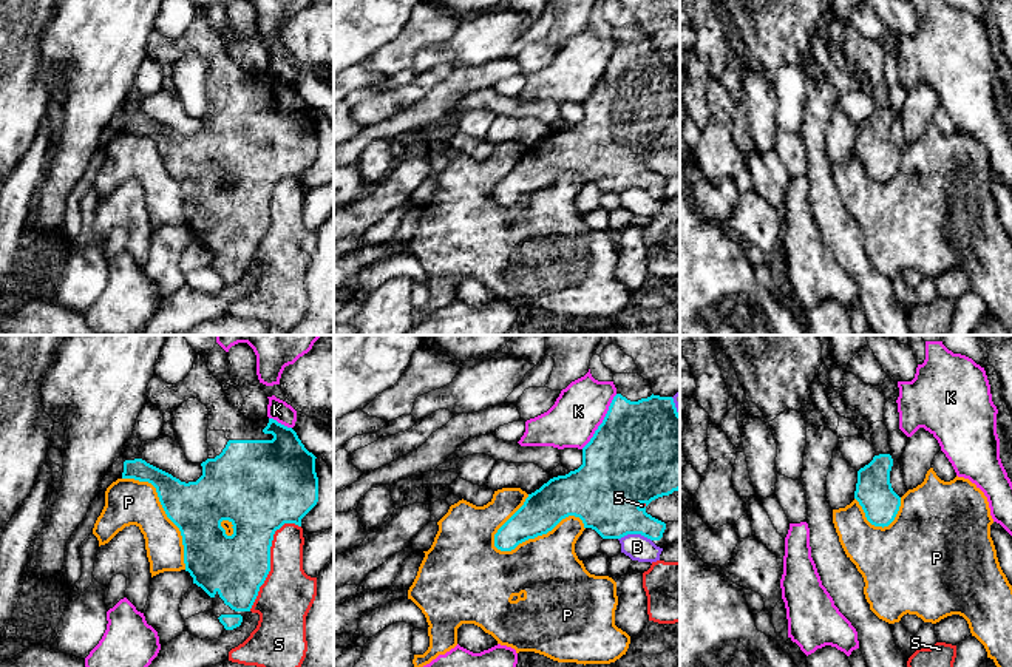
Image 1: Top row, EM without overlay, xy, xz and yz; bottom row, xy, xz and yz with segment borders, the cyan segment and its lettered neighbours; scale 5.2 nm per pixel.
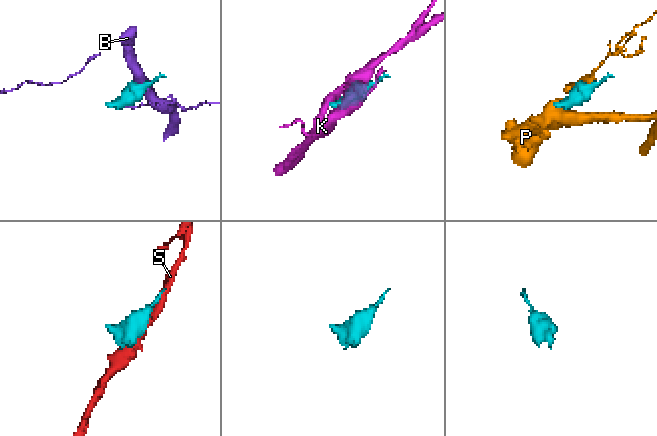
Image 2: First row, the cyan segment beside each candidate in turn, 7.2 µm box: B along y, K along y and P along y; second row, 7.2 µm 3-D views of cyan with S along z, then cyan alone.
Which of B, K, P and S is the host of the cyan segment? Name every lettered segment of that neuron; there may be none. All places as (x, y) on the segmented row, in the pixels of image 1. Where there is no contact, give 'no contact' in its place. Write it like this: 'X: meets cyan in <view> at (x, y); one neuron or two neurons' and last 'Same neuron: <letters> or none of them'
B: meets cyan in xz at (635, 533); two neurons
K: meets cyan in xz at (603, 422); two neurons
P: meets cyan in xz at (538, 534); one neuron
S: meets cyan in xy at (269, 559); two neurons
Same neuron: P

